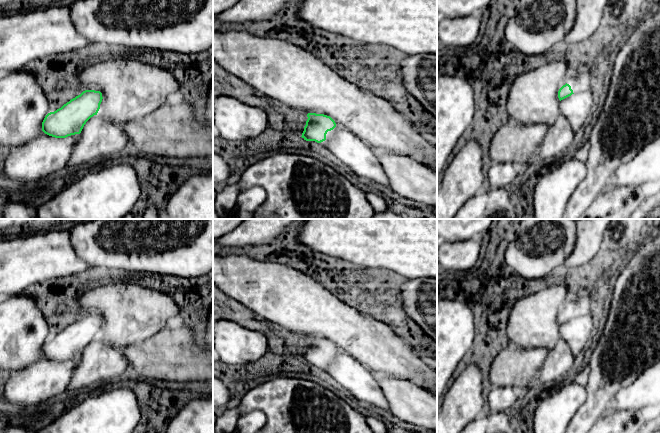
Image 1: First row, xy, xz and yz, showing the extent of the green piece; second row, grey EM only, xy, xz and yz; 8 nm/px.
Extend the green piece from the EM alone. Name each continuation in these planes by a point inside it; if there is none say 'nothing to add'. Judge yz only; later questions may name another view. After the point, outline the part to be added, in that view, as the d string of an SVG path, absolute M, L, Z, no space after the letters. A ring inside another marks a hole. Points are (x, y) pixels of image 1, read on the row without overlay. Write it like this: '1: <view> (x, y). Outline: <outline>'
1: yz (581, 306). Outline: M590 294L575 299L568 299L560 312L567 307L571 310L574 318L591 314L591 302L594 297L594 294Z

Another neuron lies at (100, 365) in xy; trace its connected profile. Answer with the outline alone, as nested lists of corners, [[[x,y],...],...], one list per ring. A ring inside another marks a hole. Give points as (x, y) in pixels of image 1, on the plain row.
[[[94,339],[84,349],[65,393],[73,397],[74,395],[79,395],[98,387],[111,386],[122,381],[129,369],[131,369],[131,366],[121,349],[114,348],[98,339]]]

